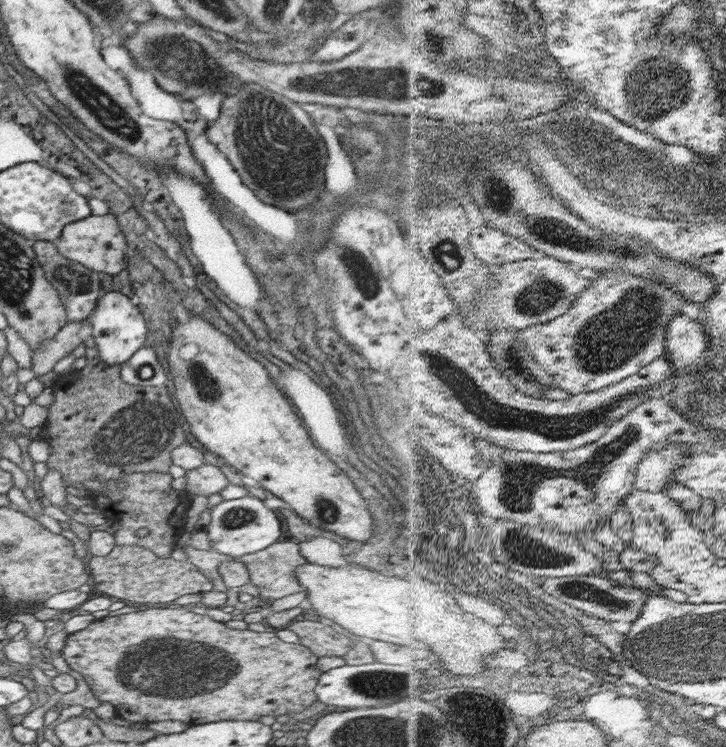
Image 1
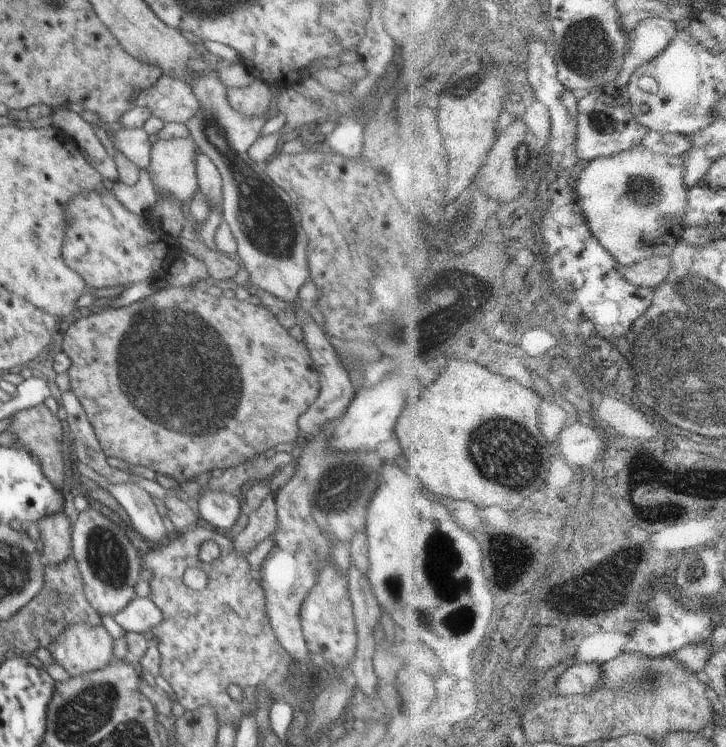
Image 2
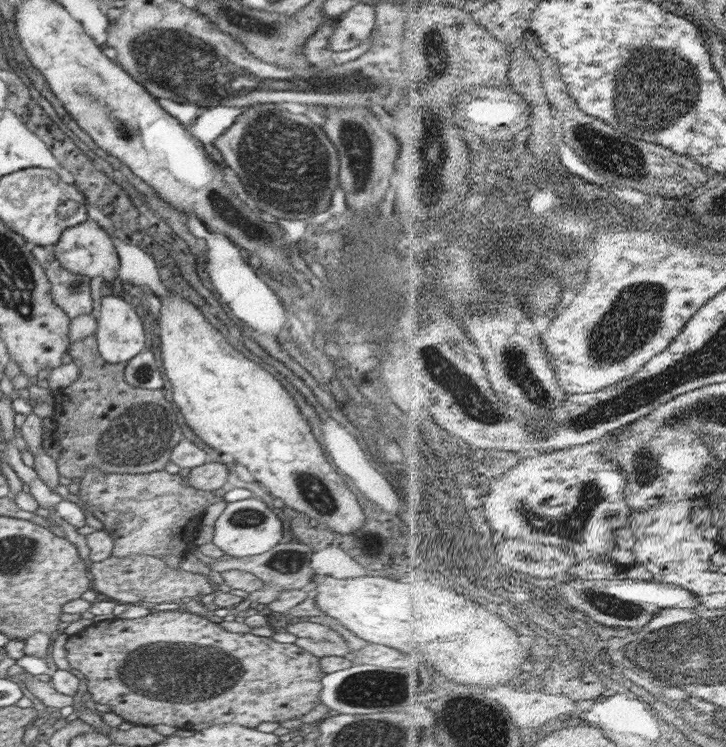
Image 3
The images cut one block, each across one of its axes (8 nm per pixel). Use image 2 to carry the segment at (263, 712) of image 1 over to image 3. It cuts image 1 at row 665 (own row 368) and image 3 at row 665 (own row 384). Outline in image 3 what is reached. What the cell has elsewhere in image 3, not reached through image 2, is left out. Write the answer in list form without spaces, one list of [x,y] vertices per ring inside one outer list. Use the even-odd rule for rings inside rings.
[[[153,611],[147,616],[136,619],[104,620],[86,627],[69,637],[65,648],[67,650],[68,664],[79,671],[82,678],[87,679],[86,692],[90,693],[93,702],[110,707],[112,713],[120,716],[123,721],[154,727],[155,725],[168,725],[182,730],[204,730],[216,724],[230,723],[246,728],[256,728],[264,722],[282,723],[292,719],[300,719],[316,706],[320,705],[320,691],[322,691],[322,672],[320,659],[307,650],[294,644],[280,643],[272,637],[252,635],[252,633],[231,633],[218,623],[208,621],[204,616],[185,611]]]

